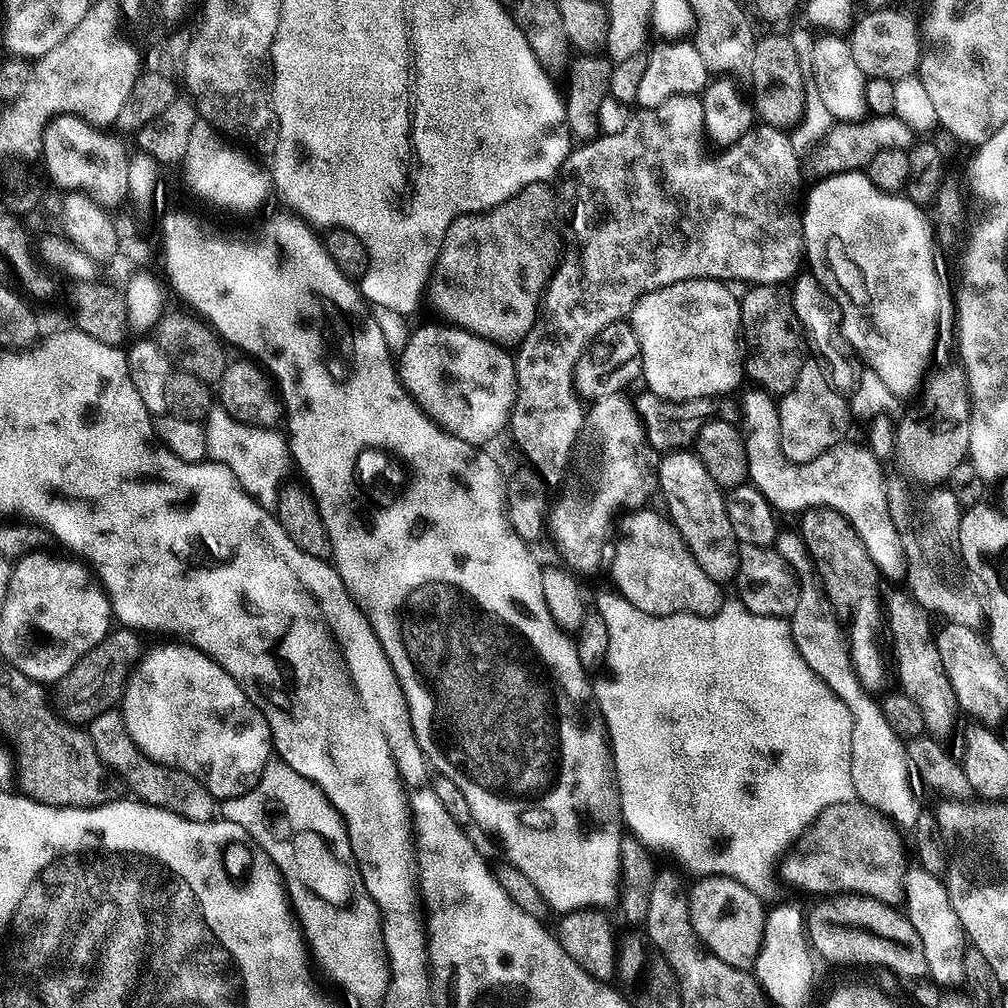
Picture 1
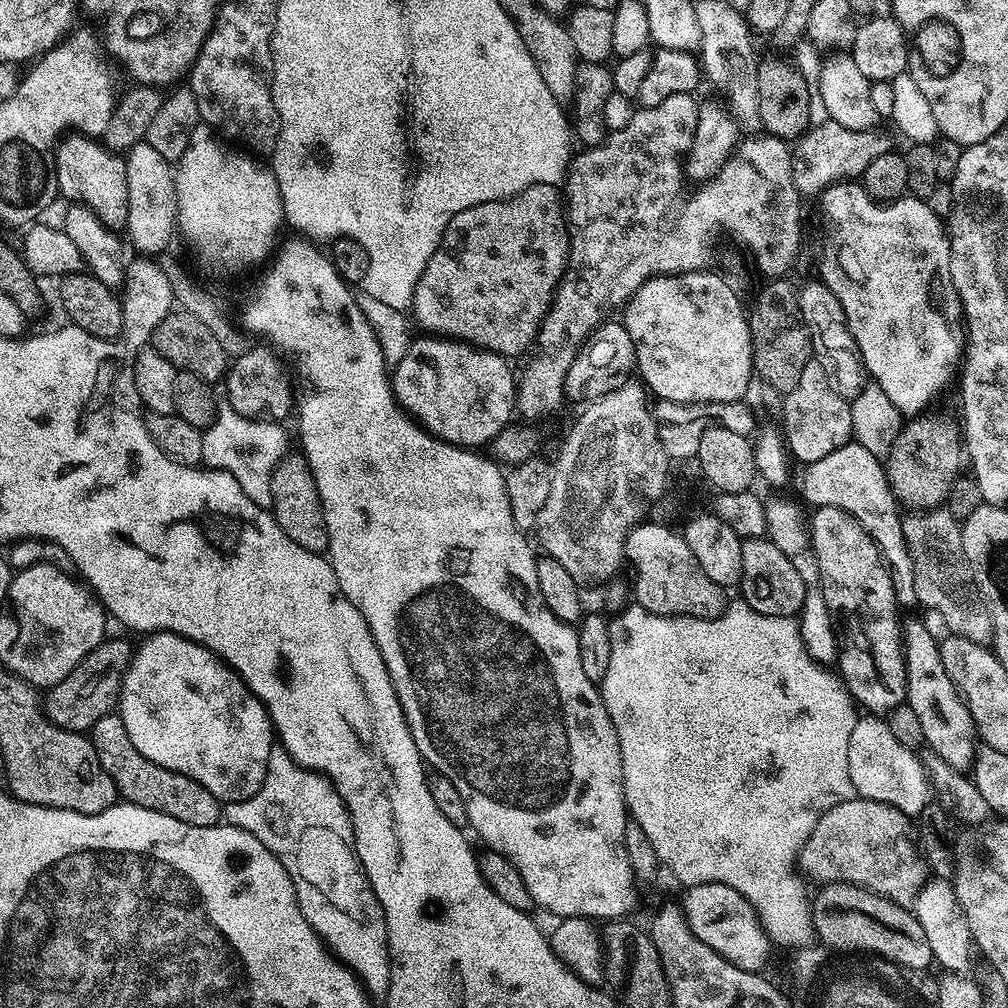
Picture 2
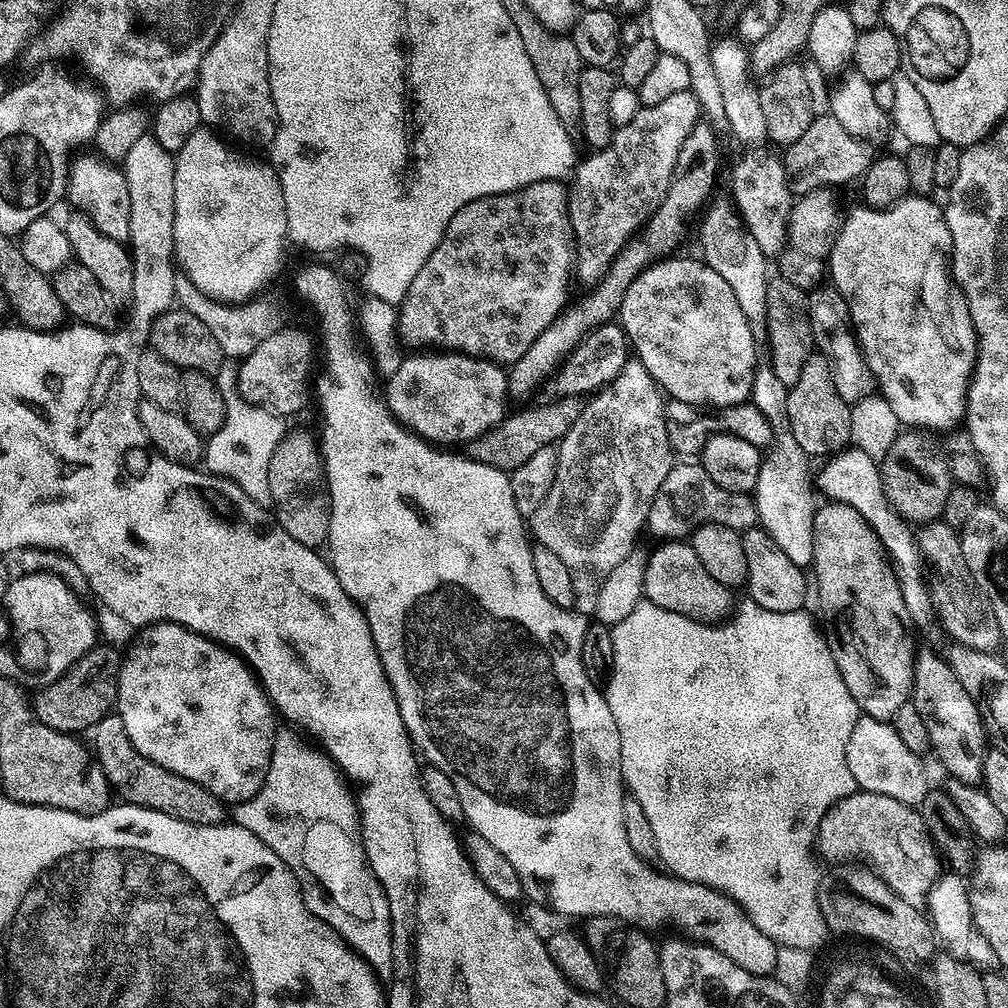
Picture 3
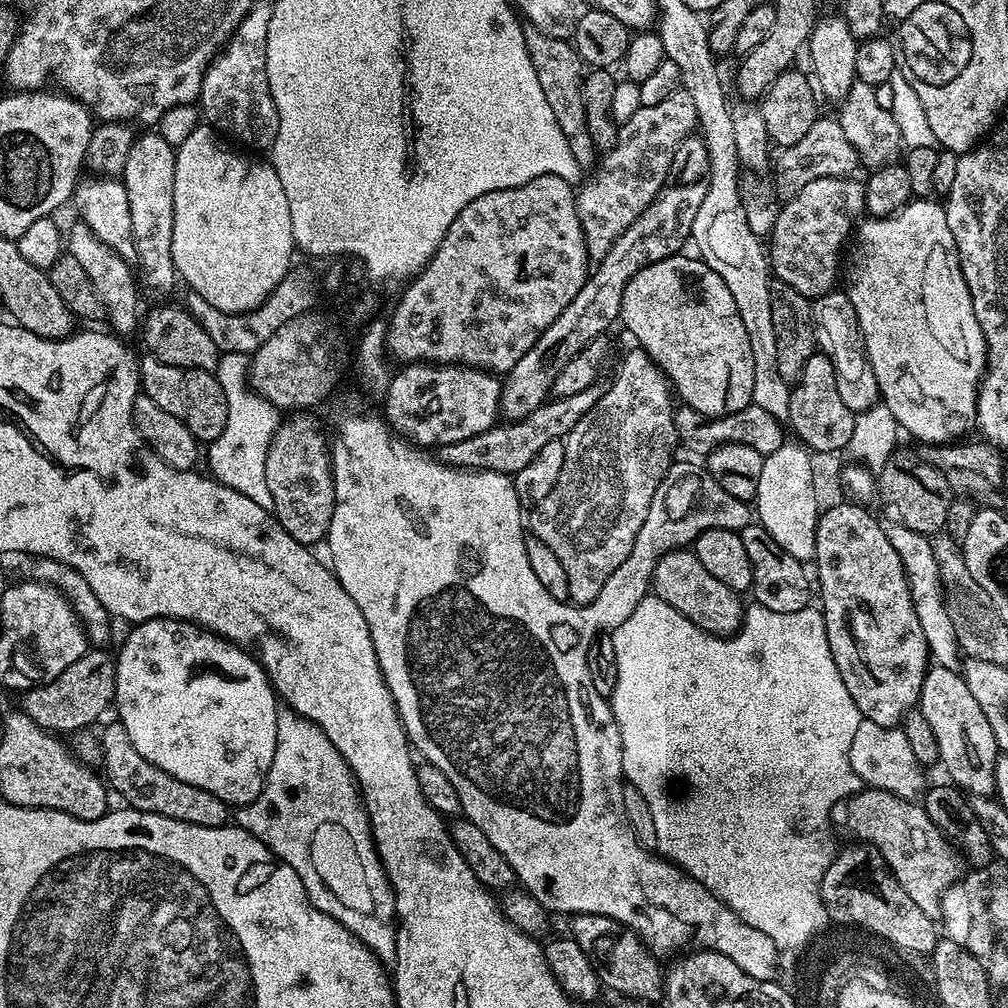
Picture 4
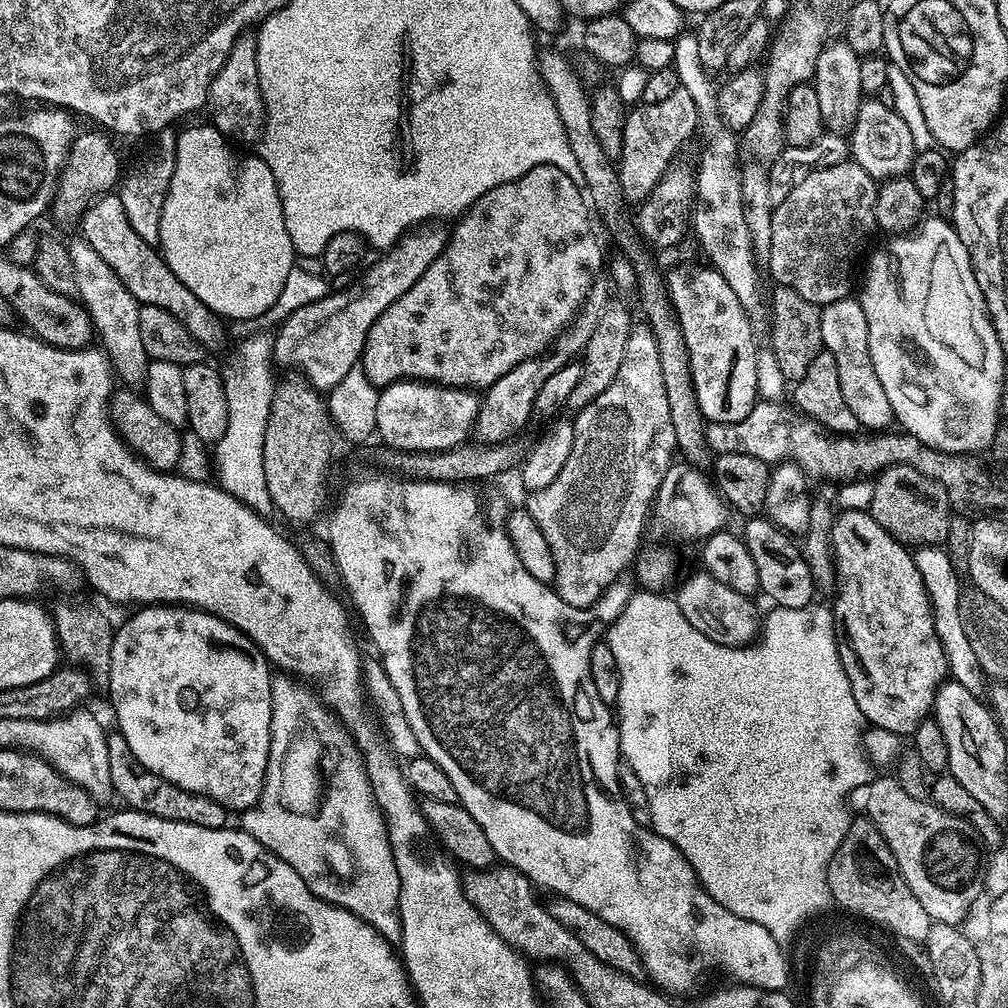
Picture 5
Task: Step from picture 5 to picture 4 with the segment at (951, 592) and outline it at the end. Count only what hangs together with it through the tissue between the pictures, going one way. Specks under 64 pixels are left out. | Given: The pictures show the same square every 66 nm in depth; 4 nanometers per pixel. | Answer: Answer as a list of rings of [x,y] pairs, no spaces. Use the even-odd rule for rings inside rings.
[[[889,523],[886,531],[890,538],[890,546],[894,546],[894,550],[898,550],[898,558],[902,558],[902,566],[914,602],[914,612],[918,614],[918,622],[922,622],[922,632],[926,634],[929,657],[937,664],[960,672],[962,668],[960,643],[956,641],[954,622],[950,622],[950,614],[946,610],[944,583],[940,580],[931,539],[901,524]]]

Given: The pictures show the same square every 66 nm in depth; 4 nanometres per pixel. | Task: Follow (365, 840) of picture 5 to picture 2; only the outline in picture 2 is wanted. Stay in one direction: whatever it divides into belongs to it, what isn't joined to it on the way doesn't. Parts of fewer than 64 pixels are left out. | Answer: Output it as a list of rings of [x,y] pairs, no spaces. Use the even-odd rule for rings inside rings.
[[[284,750],[277,751],[273,759],[268,760],[266,778],[262,782],[258,793],[254,794],[250,799],[243,800],[242,802],[230,803],[223,805],[222,816],[227,823],[234,825],[236,828],[246,830],[250,834],[254,834],[254,838],[258,838],[258,842],[262,842],[262,846],[266,846],[266,850],[270,850],[280,862],[295,886],[296,901],[299,902],[299,908],[302,910],[303,916],[306,918],[311,928],[315,930],[320,939],[329,948],[329,951],[338,957],[345,967],[352,969],[353,973],[360,980],[361,985],[365,988],[367,993],[373,997],[380,996],[380,998],[387,997],[388,988],[392,985],[392,961],[388,954],[388,931],[386,930],[386,918],[382,906],[372,887],[368,881],[368,876],[364,869],[360,867],[360,859],[356,857],[355,847],[350,843],[350,817],[348,809],[344,806],[344,799],[336,792],[335,786],[327,776],[305,767],[297,763],[297,760],[292,755]]]

